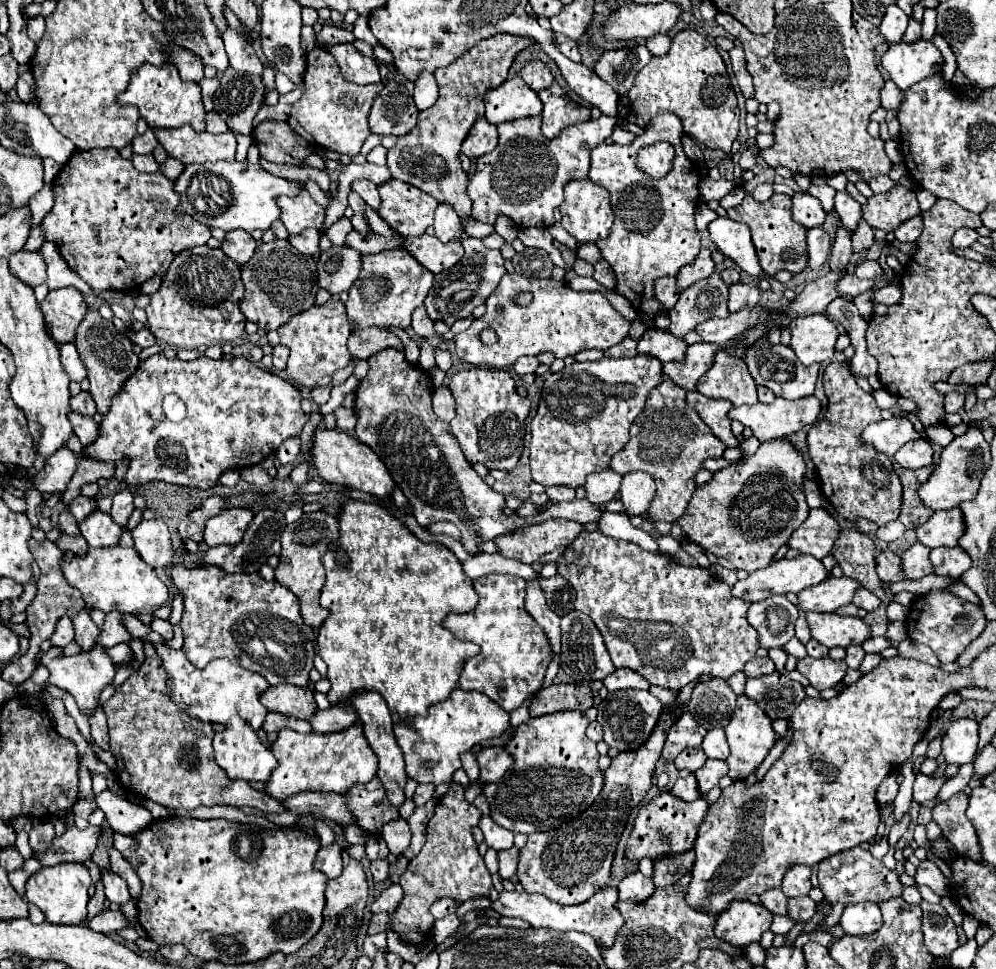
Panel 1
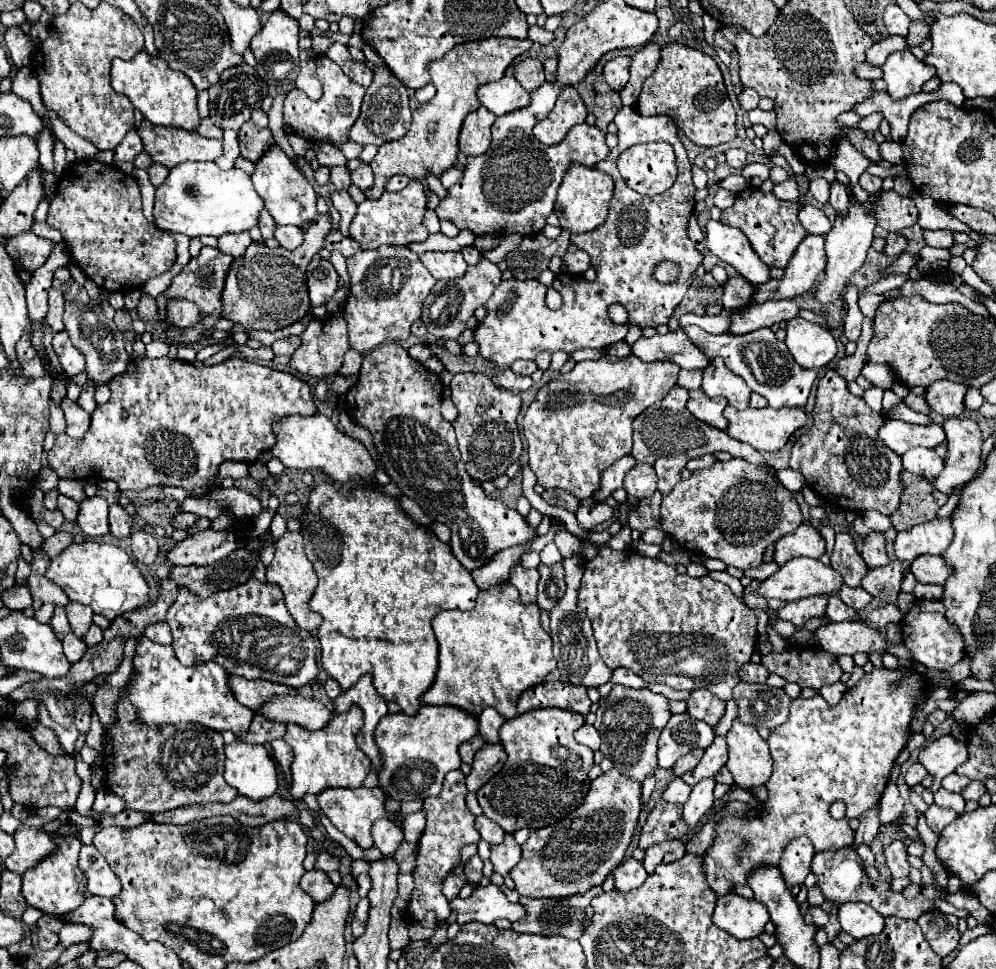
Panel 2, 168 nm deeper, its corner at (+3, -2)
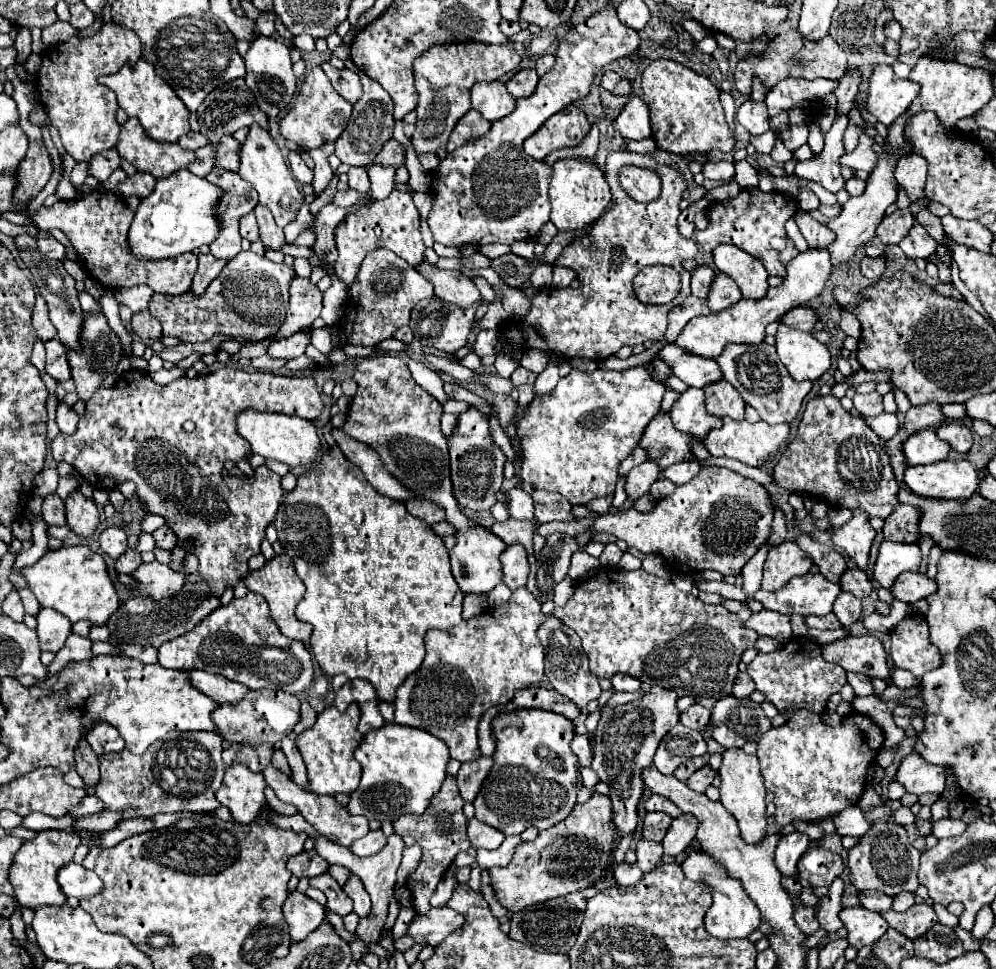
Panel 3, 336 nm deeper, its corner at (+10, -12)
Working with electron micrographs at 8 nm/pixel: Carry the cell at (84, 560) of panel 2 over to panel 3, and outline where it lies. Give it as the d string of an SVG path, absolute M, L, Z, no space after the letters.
M85 545L49 551L35 565L23 567L23 575L27 577L29 589L39 599L41 607L59 611L71 623L87 619L91 621L91 625L105 625L107 619L121 607L117 587L109 577L103 557Z

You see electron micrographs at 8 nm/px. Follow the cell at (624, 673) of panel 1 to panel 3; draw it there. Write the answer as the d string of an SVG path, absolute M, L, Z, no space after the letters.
M617 673L611 679L611 683L613 683L615 691L629 691L629 693L633 693L633 691L637 691L641 687L641 683L637 679L633 679L633 677L625 675L625 673Z

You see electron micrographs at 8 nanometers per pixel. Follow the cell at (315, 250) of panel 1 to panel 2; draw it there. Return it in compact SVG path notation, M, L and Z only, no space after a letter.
M276 225L276 229L274 229L274 237L280 241L280 247L284 247L284 249L296 249L300 243L302 243L302 239L304 239L304 235L302 235L302 231L300 231L300 227L282 227L282 225Z

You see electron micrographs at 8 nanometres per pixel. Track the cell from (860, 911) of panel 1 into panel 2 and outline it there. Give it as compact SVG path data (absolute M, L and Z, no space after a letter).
M850 901L838 907L838 921L844 933L850 933L856 939L878 935L884 929L884 917L876 913L870 905L860 901Z

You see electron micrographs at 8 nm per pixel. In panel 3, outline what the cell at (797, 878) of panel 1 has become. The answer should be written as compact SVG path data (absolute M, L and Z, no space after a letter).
M805 833L783 835L775 849L775 863L783 877L797 877L797 863L809 849L809 837Z

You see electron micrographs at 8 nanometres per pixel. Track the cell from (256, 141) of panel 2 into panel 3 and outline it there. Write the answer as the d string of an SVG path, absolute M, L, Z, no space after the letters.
M235 137L221 139L217 145L215 165L227 171L239 171L239 159L241 159L241 143Z

